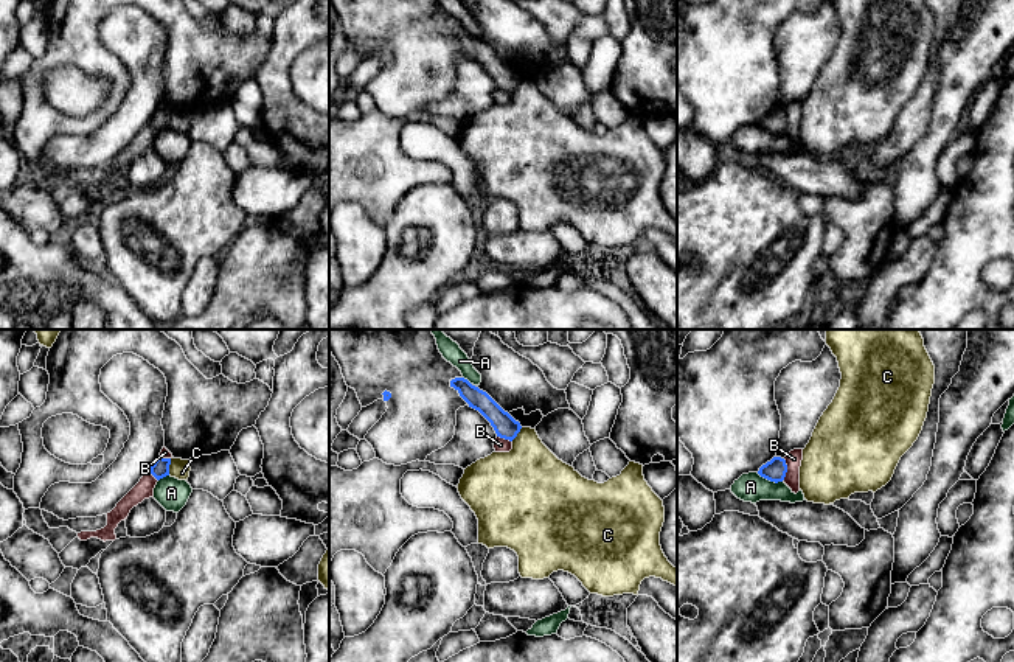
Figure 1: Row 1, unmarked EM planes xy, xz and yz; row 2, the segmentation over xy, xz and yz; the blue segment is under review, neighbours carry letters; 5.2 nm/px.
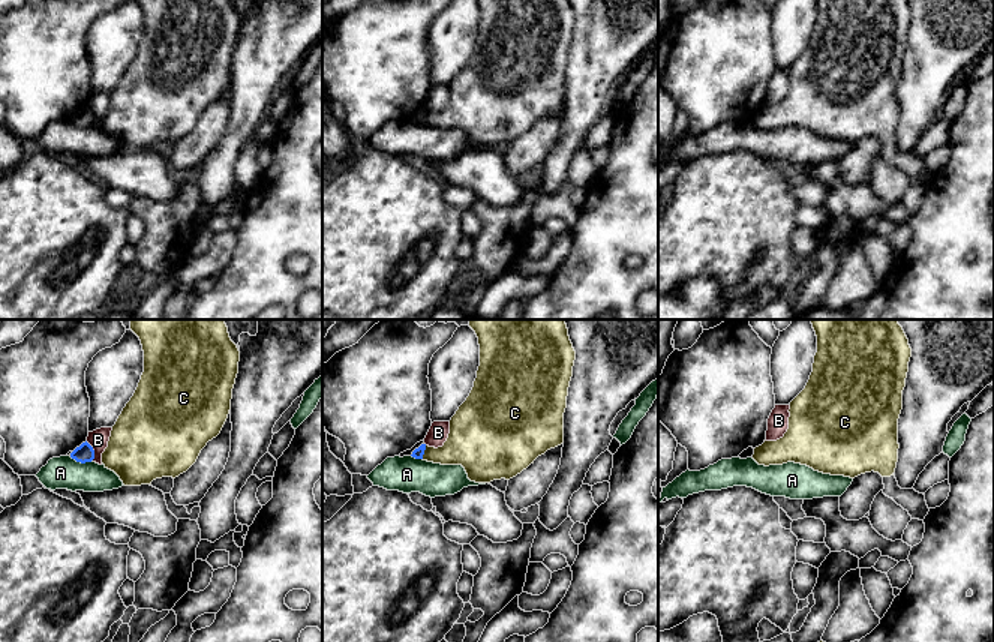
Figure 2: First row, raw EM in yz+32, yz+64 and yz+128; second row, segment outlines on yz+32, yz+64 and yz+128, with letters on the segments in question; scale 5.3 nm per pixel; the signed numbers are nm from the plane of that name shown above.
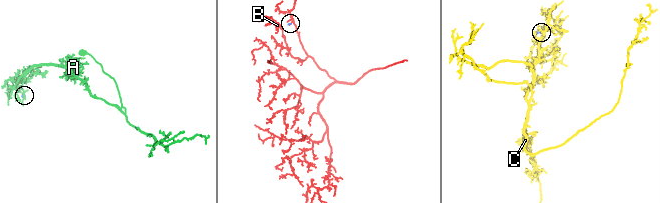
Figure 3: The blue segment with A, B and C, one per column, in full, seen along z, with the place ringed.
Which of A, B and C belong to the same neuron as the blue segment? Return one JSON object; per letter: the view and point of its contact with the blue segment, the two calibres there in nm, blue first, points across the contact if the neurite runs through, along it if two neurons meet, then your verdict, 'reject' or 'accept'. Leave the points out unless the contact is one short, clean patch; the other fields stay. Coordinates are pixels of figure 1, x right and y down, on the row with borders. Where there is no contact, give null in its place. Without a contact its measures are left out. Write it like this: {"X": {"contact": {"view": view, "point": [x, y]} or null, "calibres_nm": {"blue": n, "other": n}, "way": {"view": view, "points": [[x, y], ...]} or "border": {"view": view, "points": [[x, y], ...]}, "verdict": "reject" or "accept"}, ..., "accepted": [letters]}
{"A": {"contact": {"view": "yz", "point": [769, 479]}, "calibres_nm": {"blue": 120, "other": 150}, "verdict": "reject"}, "B": {"contact": {"view": "yz", "point": [786, 470]}, "calibres_nm": {"blue": 120, "other": 80}, "border": {"view": "yz", "points": [[784, 459], [786, 476], [781, 480]]}, "verdict": "reject"}, "C": {"contact": {"view": "xy", "point": [168, 466]}, "calibres_nm": {"blue": 90, "other": 100}, "border": {"view": "xy", "points": [[171, 459], [168, 474]]}, "verdict": "reject"}, "accepted": []}

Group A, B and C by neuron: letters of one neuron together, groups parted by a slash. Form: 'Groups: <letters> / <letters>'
Groups: A / B / C

